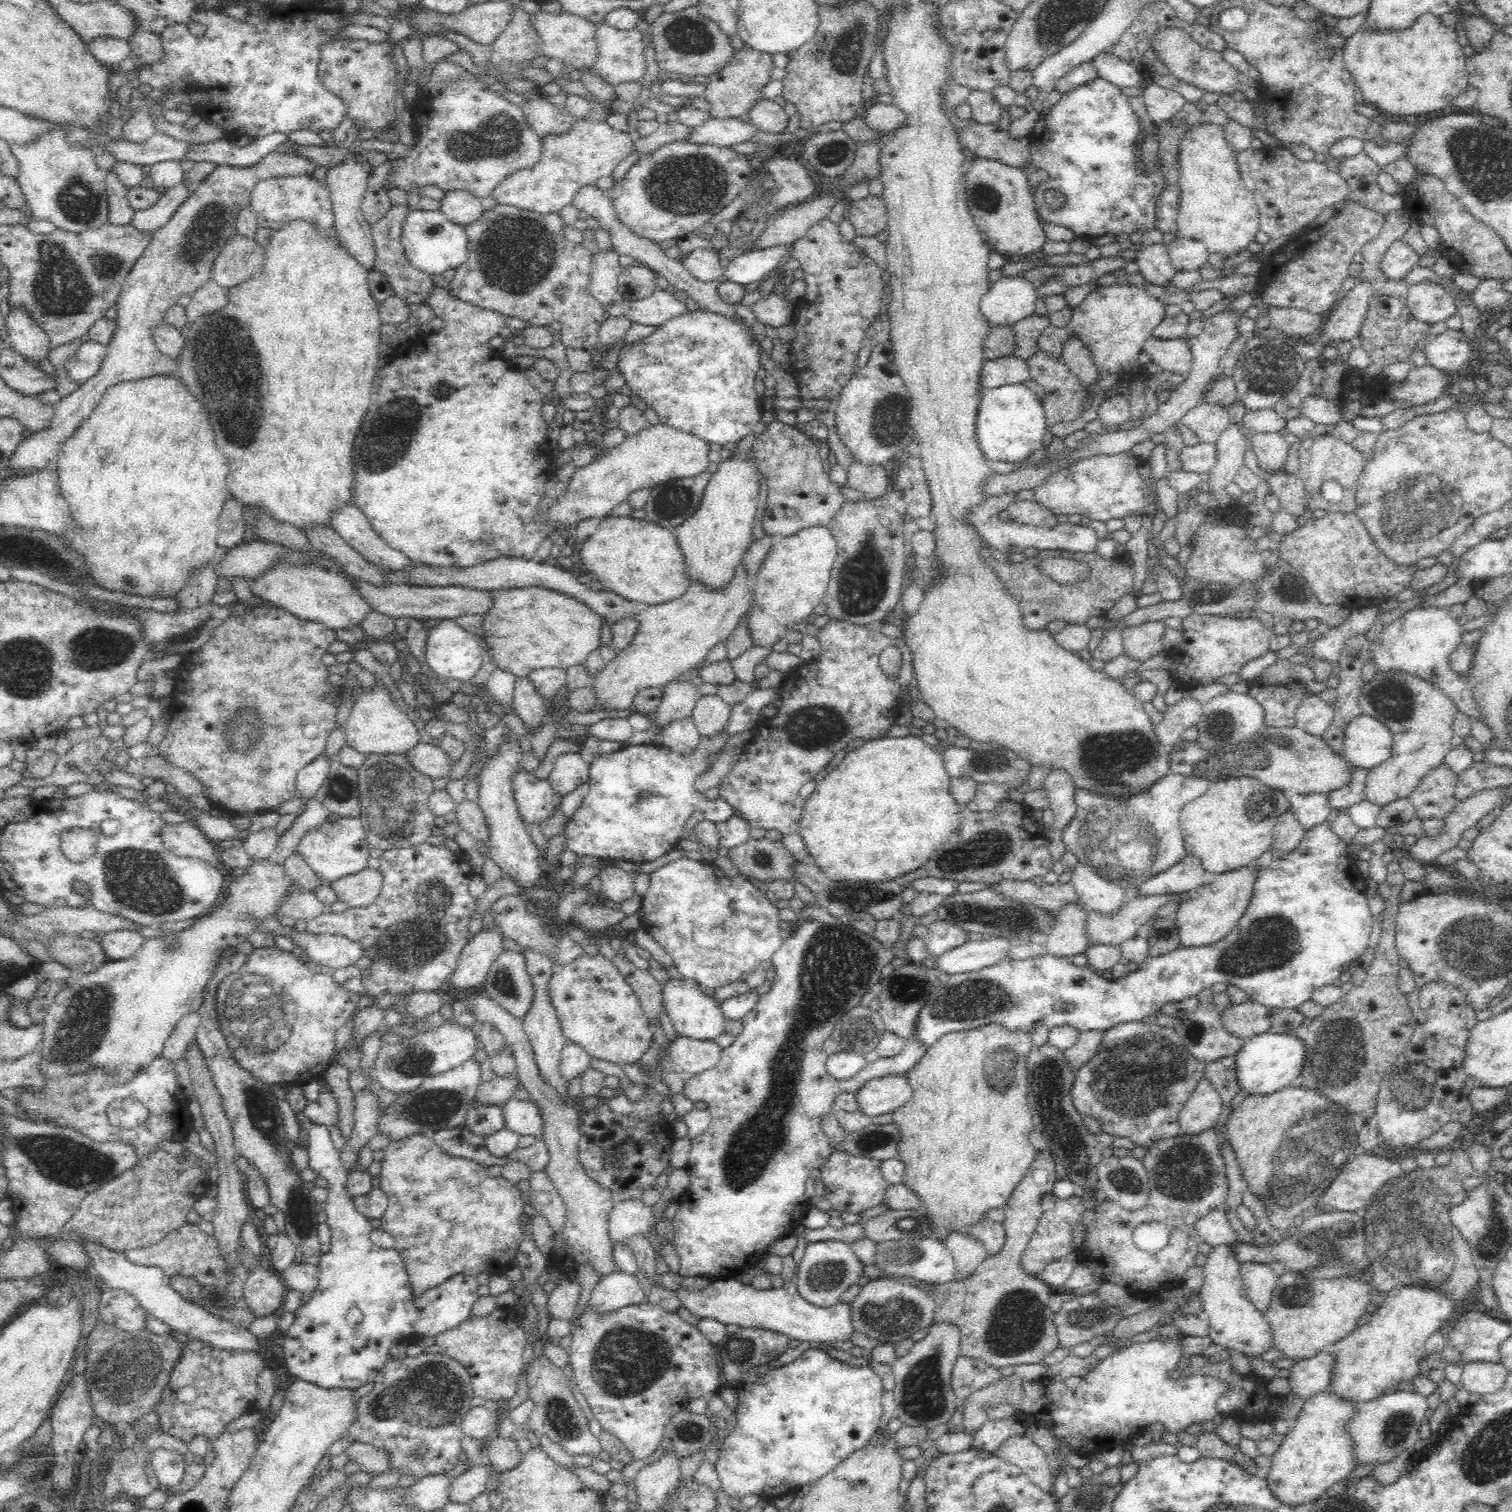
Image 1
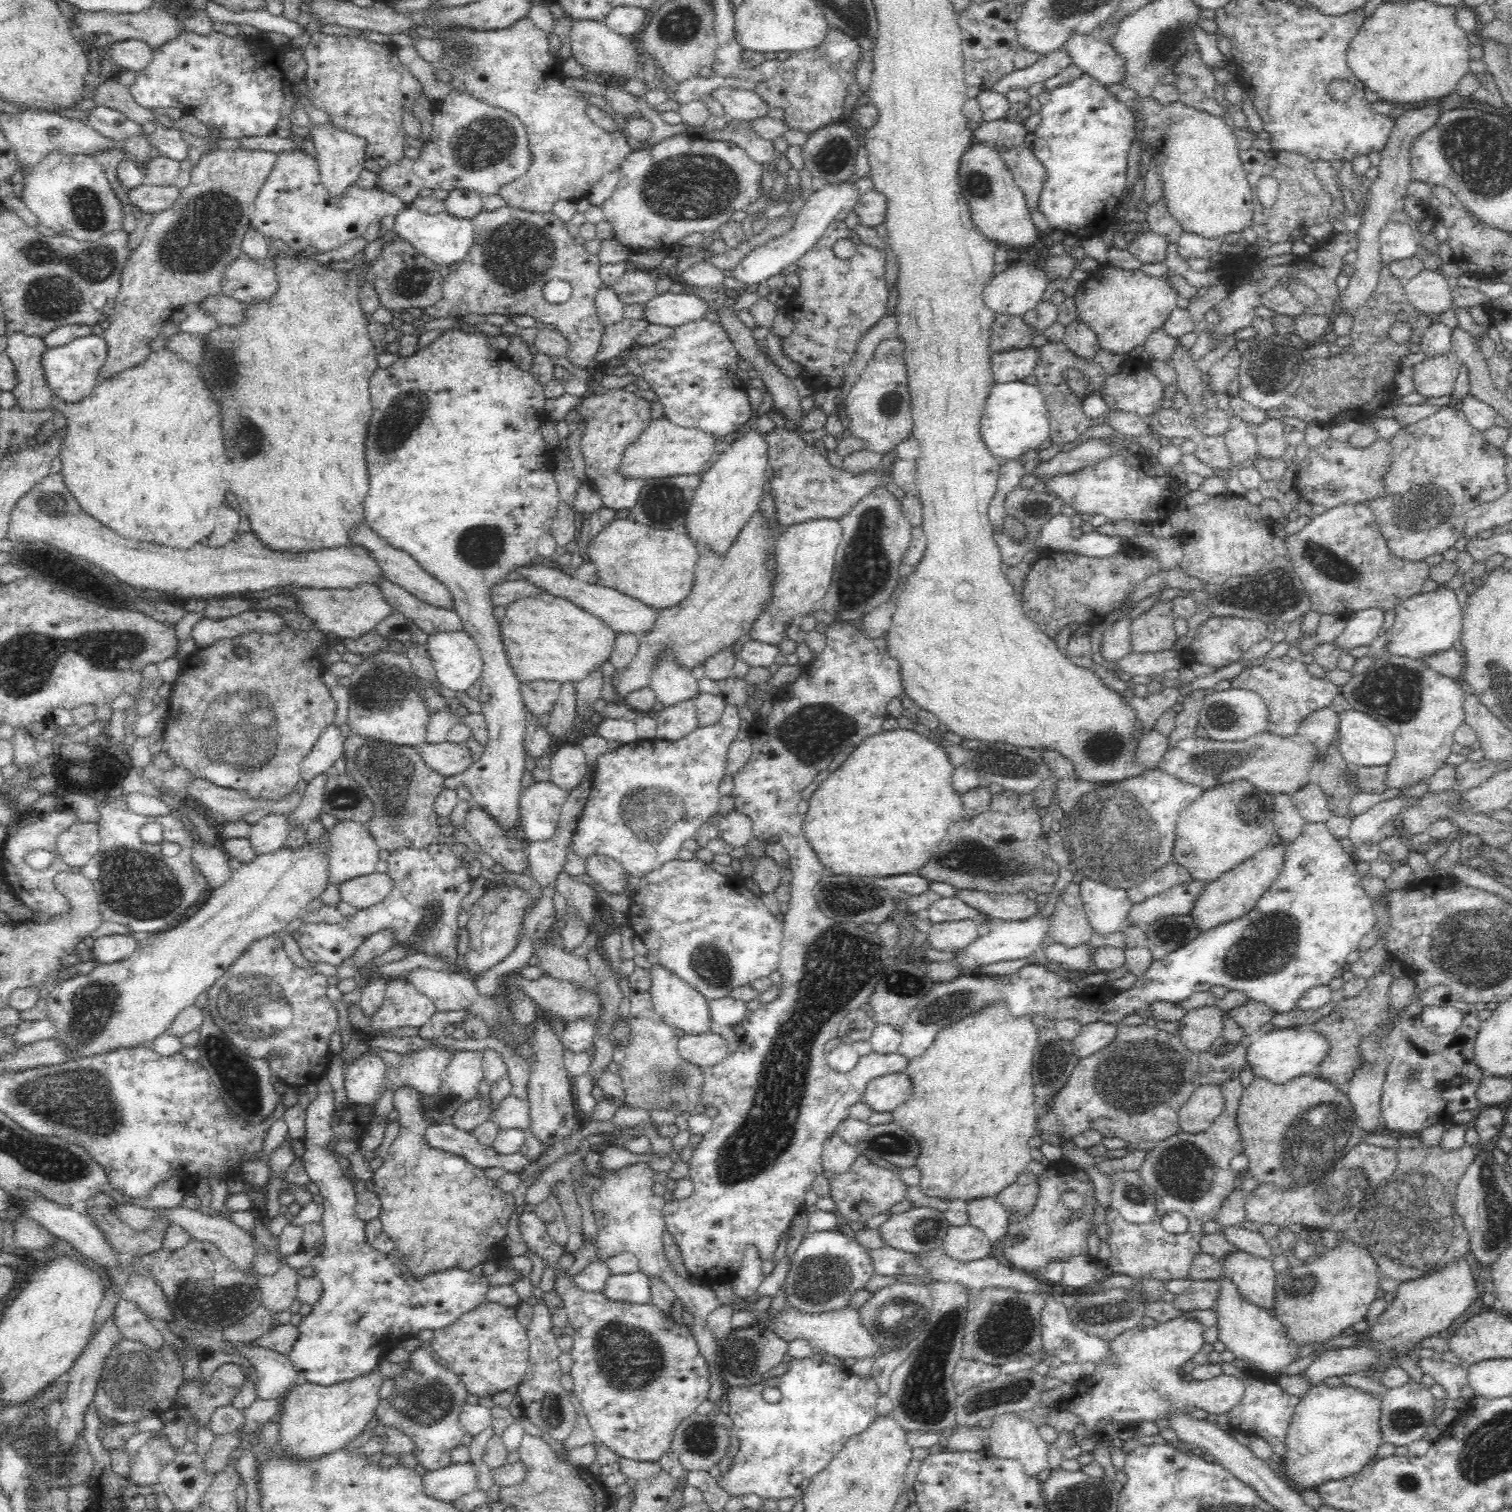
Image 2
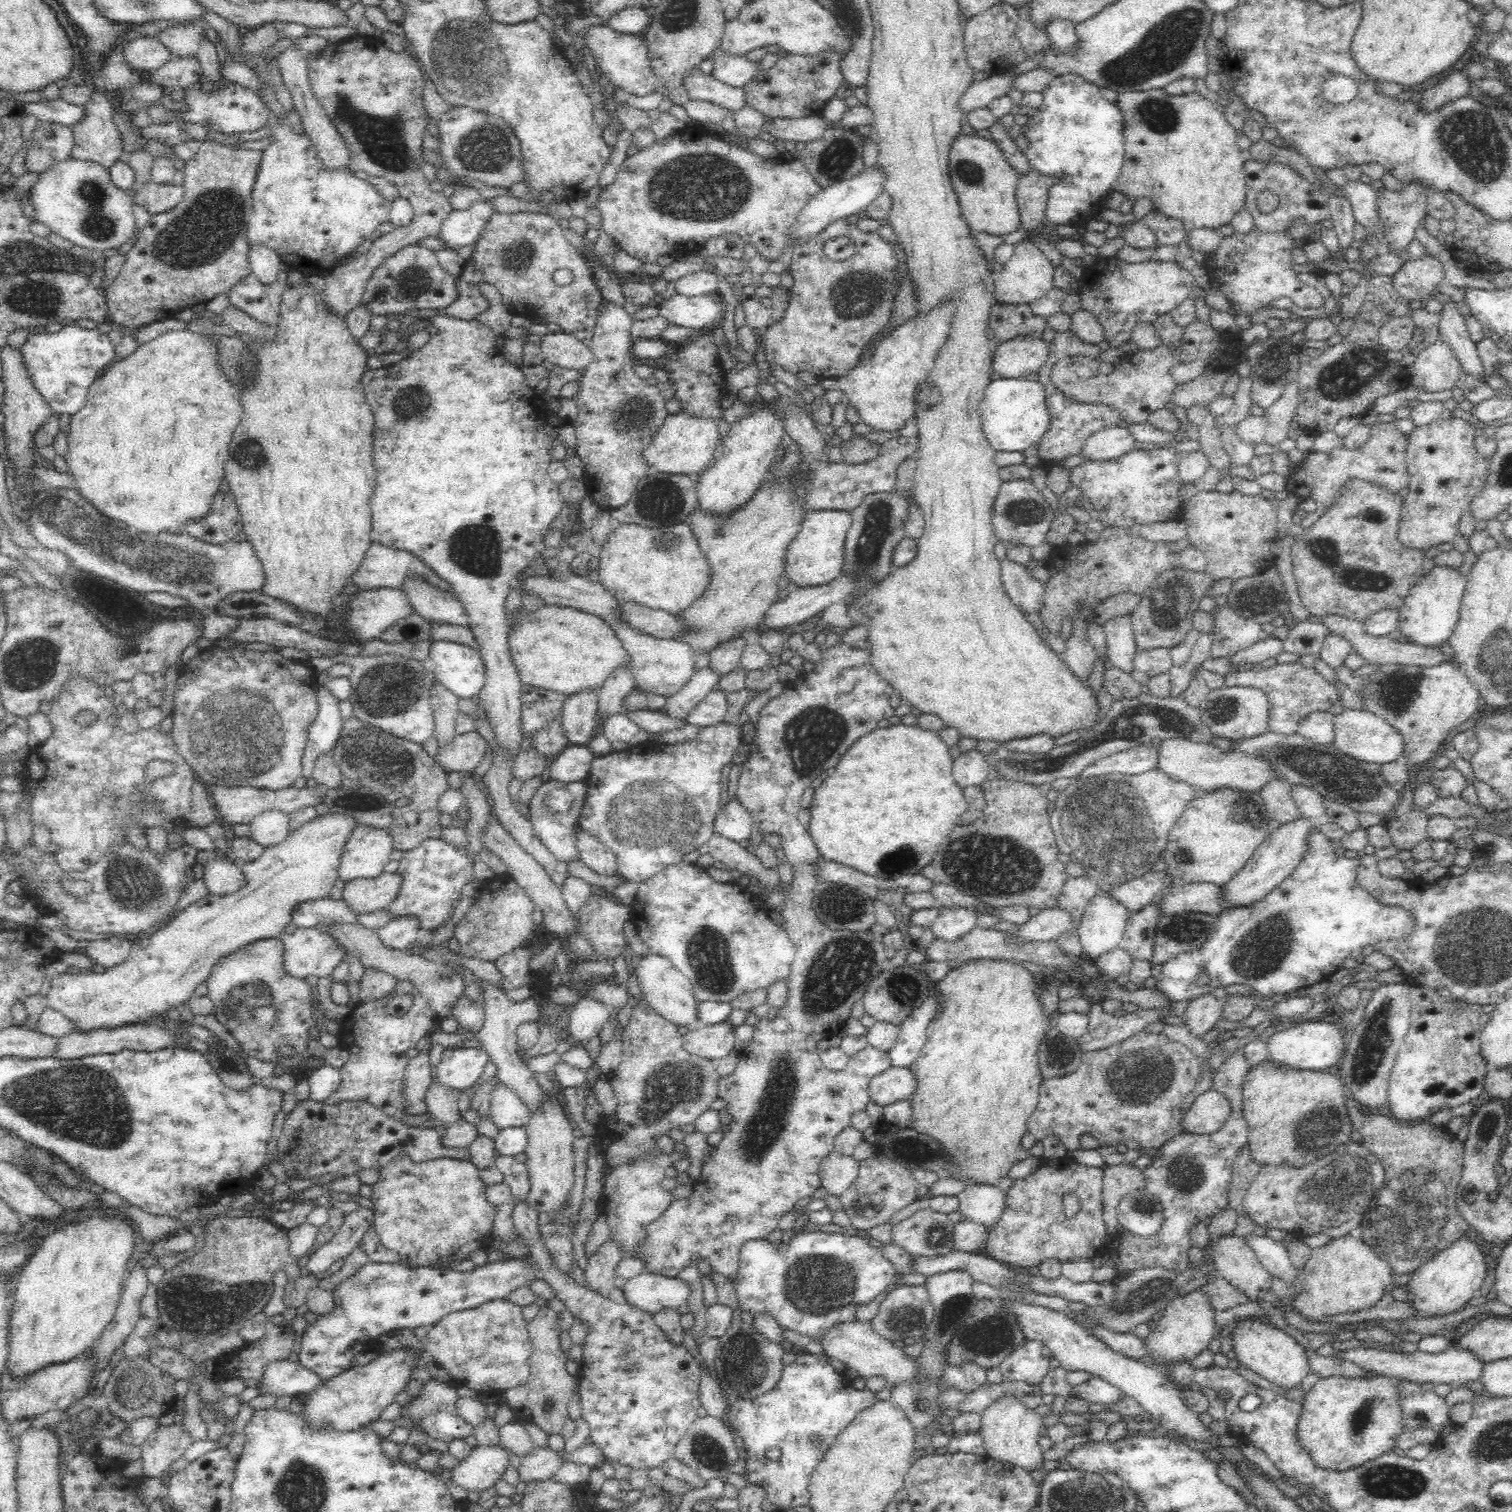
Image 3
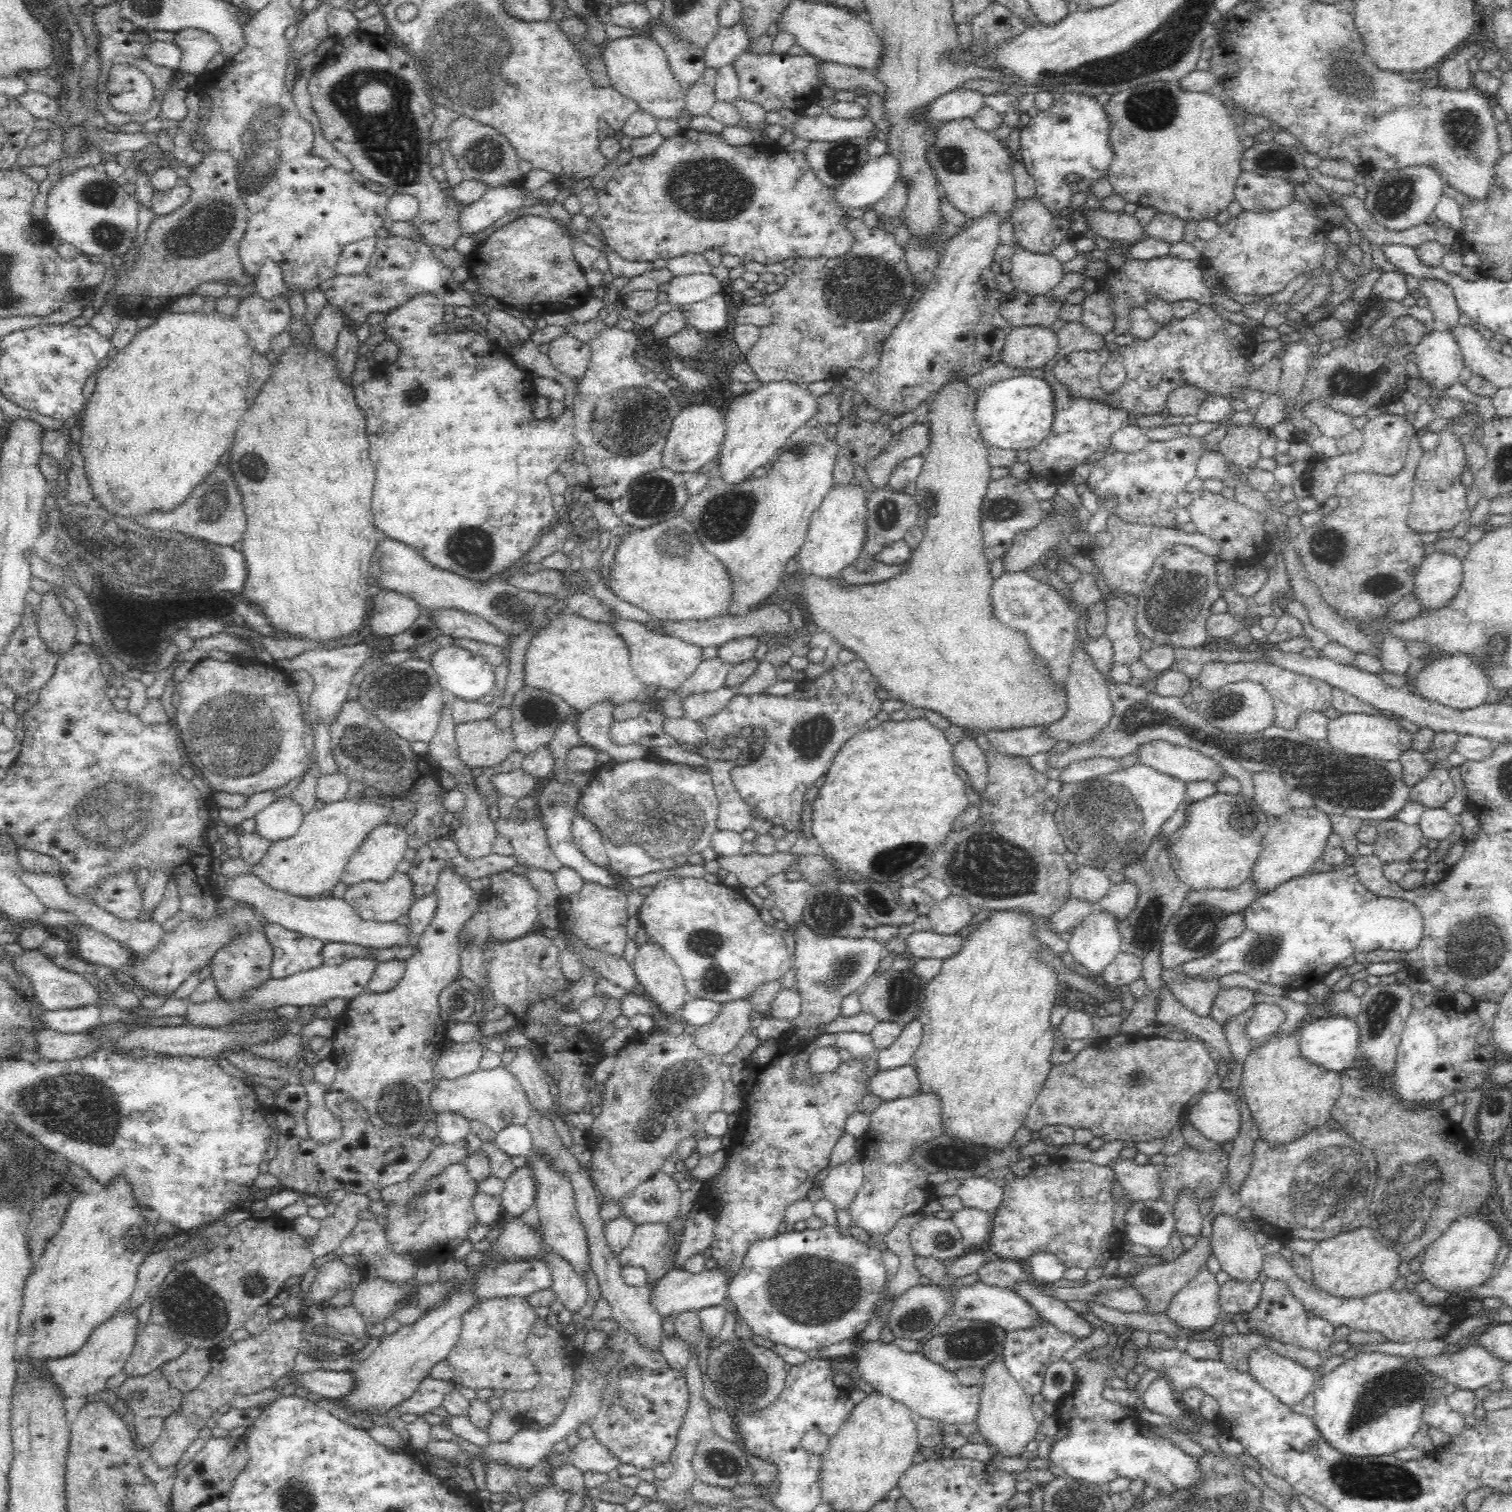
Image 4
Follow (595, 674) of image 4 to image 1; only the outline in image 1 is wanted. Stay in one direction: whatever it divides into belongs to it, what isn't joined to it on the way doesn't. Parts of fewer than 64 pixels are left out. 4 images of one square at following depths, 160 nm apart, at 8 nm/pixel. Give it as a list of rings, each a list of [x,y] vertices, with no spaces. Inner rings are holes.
[[[546,588],[494,591],[494,605],[483,614],[482,628],[496,668],[515,677],[527,677],[541,668],[567,668],[582,664],[601,645],[603,618],[586,604]]]

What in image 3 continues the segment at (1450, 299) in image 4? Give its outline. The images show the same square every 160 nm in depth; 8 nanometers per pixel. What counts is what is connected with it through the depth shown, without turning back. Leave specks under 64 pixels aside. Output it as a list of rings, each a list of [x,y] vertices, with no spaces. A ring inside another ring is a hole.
[[[1452,300],[1440,302],[1442,310],[1438,312],[1438,328],[1440,338],[1454,351],[1461,362],[1463,372],[1476,374],[1482,378],[1484,365],[1478,354],[1477,343],[1468,335],[1464,314],[1460,311],[1460,303]]]

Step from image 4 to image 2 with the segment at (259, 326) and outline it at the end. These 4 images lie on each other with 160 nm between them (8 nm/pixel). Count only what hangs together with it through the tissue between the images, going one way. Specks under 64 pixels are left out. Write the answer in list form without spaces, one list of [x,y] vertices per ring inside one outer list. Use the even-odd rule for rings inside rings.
[[[242,253],[240,258],[226,267],[221,292],[248,306],[267,303],[277,288],[275,262],[270,258],[254,261]]]

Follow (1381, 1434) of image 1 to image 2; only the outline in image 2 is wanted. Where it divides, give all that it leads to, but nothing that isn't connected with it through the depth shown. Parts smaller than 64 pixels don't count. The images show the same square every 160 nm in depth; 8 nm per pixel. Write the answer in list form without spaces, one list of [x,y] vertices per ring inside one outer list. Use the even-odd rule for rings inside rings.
[[[1410,1378],[1406,1384],[1388,1389],[1381,1396],[1382,1418],[1380,1418],[1380,1429],[1382,1429],[1384,1443],[1394,1444],[1397,1448],[1405,1448],[1406,1444],[1422,1439],[1424,1432],[1428,1430],[1428,1426],[1438,1425],[1442,1431],[1446,1430],[1450,1415],[1444,1413],[1435,1416],[1435,1402],[1437,1400],[1430,1389],[1420,1381],[1416,1382],[1416,1380]]]

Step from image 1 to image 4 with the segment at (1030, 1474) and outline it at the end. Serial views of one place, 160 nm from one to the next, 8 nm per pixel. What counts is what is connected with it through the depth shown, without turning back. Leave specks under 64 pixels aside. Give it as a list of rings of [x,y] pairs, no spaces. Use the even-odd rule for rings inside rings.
[[[1003,1357],[992,1360],[980,1372],[979,1412],[975,1422],[980,1430],[979,1438],[993,1454],[1018,1457],[1025,1451],[1027,1444],[1034,1441],[1034,1435],[1039,1428],[1033,1416],[1031,1396],[1028,1396],[1010,1374]]]

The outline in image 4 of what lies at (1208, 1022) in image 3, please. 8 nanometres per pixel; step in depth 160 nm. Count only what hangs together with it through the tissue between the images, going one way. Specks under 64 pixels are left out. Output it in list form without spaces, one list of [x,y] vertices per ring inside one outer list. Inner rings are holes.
[[[1182,966],[1164,969],[1162,979],[1172,995],[1198,1016],[1209,1016],[1221,984],[1216,977],[1184,977]]]

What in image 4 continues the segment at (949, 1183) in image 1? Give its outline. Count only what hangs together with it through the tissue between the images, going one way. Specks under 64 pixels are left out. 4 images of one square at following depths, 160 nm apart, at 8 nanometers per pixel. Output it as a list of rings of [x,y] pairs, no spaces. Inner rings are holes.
[[[1010,908],[1010,910],[990,911],[986,919],[981,920],[978,927],[966,937],[962,949],[955,952],[955,956],[946,958],[943,961],[940,973],[934,976],[929,982],[925,982],[922,987],[922,1000],[920,1004],[920,1013],[917,1019],[922,1023],[922,1042],[918,1050],[914,1052],[913,1064],[920,1077],[920,1091],[935,1092],[942,1101],[942,1124],[945,1128],[944,1134],[959,1138],[970,1144],[979,1144],[992,1148],[1004,1148],[1008,1142],[1013,1142],[1013,1138],[1018,1126],[1024,1125],[1029,1108],[1036,1100],[1038,1093],[1044,1088],[1053,1063],[1051,1054],[1055,1045],[1053,1026],[1050,1024],[1052,1009],[1055,1007],[1058,998],[1058,985],[1060,981],[1056,971],[1050,968],[1050,965],[1042,963],[1040,952],[1050,950],[1034,934],[1034,929],[1039,928],[1034,922],[1035,917],[1029,912]]]

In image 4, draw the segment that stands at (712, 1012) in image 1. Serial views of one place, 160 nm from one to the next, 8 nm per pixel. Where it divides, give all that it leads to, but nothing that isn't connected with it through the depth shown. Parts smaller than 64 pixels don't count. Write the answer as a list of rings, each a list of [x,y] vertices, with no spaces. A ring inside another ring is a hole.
[[[649,941],[639,945],[631,966],[641,992],[660,1013],[679,1012],[686,1002],[686,986],[679,967],[662,946]]]

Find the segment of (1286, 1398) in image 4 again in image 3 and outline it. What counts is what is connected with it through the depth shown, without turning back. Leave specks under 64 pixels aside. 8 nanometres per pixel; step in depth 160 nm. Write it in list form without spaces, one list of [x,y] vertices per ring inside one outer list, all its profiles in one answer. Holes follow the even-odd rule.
[[[1254,1317],[1254,1321],[1244,1321],[1238,1325],[1231,1332],[1231,1336],[1236,1361],[1284,1391],[1301,1386],[1302,1380],[1310,1374],[1304,1346],[1297,1343],[1296,1339],[1288,1336],[1284,1331],[1274,1327],[1273,1324],[1267,1326],[1266,1323],[1260,1323]]]

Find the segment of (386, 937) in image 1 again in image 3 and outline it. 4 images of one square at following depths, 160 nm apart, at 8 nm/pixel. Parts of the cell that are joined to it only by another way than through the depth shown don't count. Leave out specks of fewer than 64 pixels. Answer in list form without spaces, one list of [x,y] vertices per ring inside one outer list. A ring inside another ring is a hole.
[[[430,838],[423,840],[416,848],[404,851],[399,858],[399,867],[397,873],[403,878],[401,889],[389,909],[400,916],[414,916],[420,921],[420,927],[424,930],[435,930],[451,916],[456,907],[457,901],[461,897],[462,888],[467,882],[475,880],[473,876],[474,864],[480,860],[475,853],[471,853],[466,848],[446,843],[439,838]],[[294,923],[286,924],[278,940],[284,946],[283,970],[291,978],[301,980],[309,977],[331,977],[334,969],[340,961],[344,961],[345,948],[342,947],[328,931],[317,928],[297,928]]]

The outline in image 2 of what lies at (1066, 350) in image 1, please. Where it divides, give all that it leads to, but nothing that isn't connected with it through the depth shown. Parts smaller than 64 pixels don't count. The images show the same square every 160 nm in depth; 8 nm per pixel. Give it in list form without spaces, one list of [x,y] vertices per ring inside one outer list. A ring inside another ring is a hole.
[[[1077,318],[1065,325],[1063,343],[1080,358],[1093,360],[1092,356],[1100,349],[1097,334]]]

